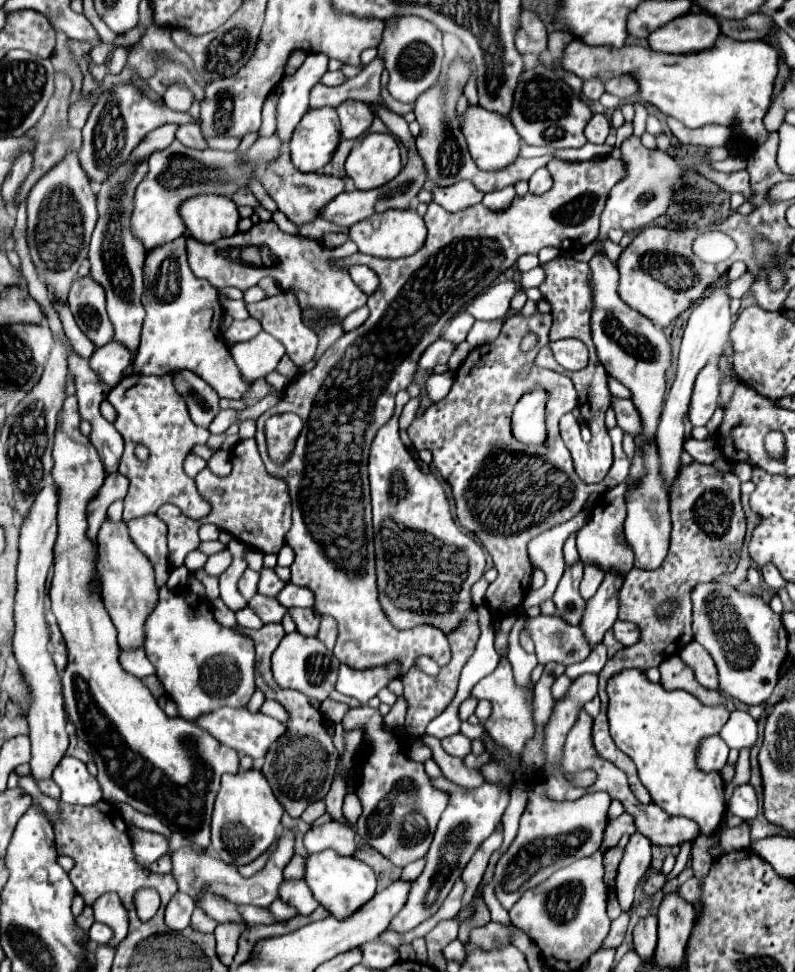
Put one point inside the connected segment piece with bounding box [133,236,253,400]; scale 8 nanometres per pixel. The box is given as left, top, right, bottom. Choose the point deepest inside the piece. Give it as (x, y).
(180, 330)

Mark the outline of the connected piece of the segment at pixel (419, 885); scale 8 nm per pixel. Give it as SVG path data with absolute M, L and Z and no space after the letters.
M445 778L433 780L433 784L439 790L449 792L449 806L439 820L433 844L427 852L425 870L413 882L413 888L411 888L411 894L409 894L405 908L389 924L391 930L397 930L397 932L405 932L405 930L419 926L423 920L429 920L441 908L441 904L447 898L449 890L453 888L455 880L461 876L465 864L471 860L471 856L479 848L479 844L501 822L501 816L503 816L507 804L509 804L509 792L505 792L497 786L491 786L491 784L483 784L475 790L461 788L461 786L457 786L457 784L453 784Z

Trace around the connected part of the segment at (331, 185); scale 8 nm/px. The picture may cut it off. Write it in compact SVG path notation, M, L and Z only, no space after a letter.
M281 154L277 160L273 160L273 164L269 164L269 168L265 170L265 176L261 176L261 184L269 192L269 196L275 200L277 208L293 224L301 224L301 222L313 220L317 216L319 208L323 208L337 194L343 192L343 180L341 178L337 178L337 176L325 176L325 174L317 174L317 172L303 174L303 172L299 172L291 164L289 154Z

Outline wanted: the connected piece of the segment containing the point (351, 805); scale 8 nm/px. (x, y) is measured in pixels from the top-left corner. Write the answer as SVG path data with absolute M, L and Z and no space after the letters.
M347 794L345 796L345 802L343 802L343 816L345 816L345 820L349 822L349 824L357 824L357 820L359 820L359 816L361 816L361 802L359 802L359 798L355 796L355 794Z

